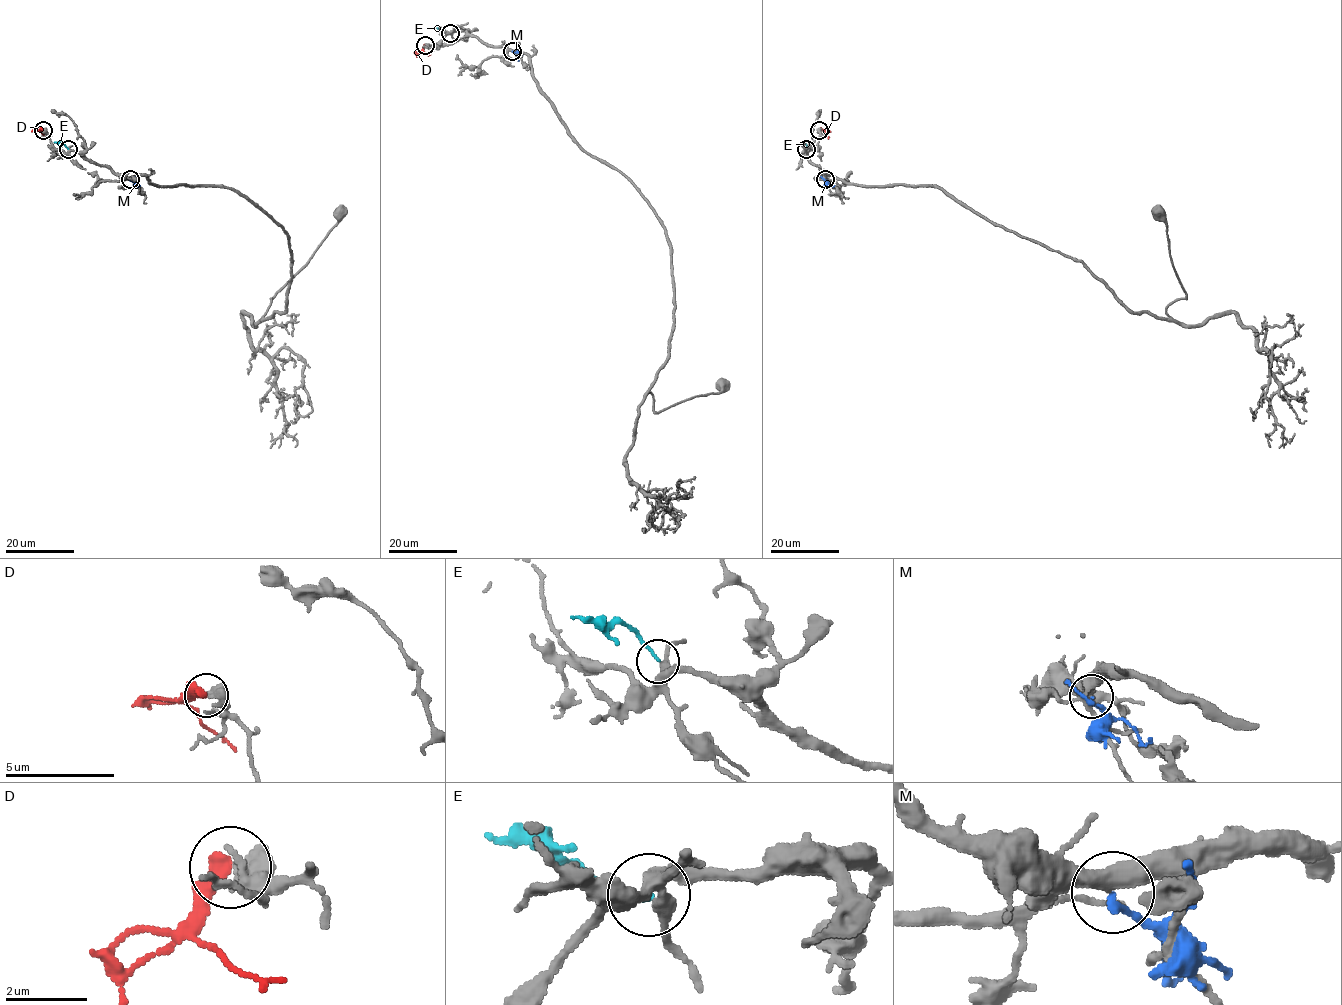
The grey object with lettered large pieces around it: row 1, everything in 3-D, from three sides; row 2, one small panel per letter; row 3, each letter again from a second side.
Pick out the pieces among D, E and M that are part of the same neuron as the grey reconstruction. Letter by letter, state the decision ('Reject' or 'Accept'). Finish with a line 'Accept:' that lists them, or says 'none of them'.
D: Reject
E: Accept
M: Reject
Accept: E

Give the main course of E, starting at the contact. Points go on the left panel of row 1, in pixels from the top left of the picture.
E: (68, 149), (64, 144), (54, 142)

